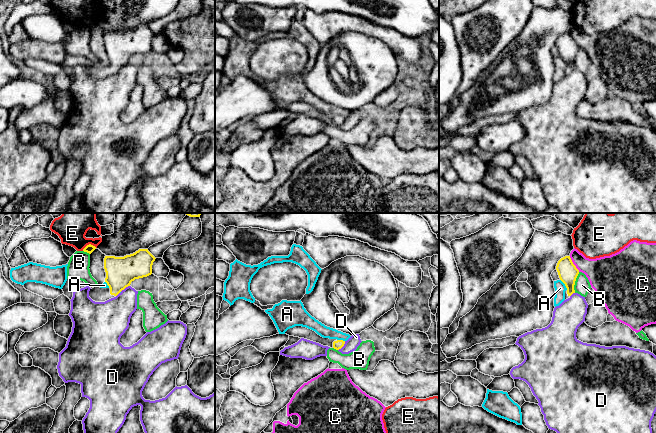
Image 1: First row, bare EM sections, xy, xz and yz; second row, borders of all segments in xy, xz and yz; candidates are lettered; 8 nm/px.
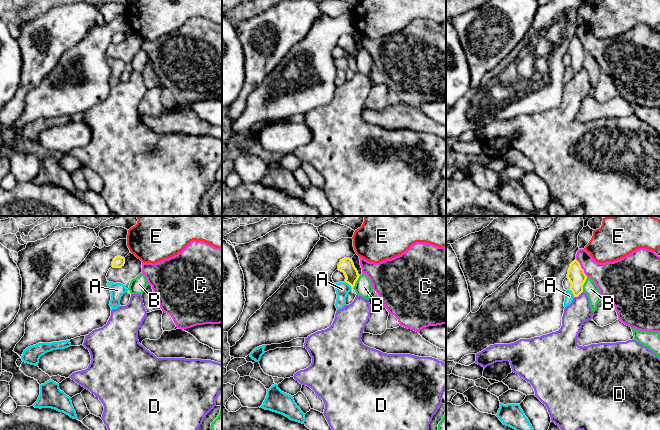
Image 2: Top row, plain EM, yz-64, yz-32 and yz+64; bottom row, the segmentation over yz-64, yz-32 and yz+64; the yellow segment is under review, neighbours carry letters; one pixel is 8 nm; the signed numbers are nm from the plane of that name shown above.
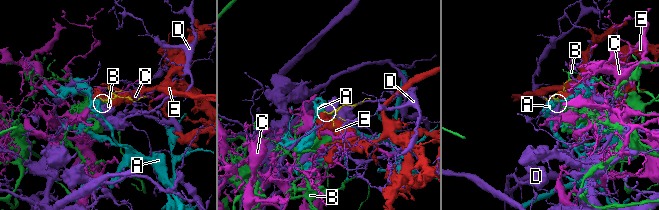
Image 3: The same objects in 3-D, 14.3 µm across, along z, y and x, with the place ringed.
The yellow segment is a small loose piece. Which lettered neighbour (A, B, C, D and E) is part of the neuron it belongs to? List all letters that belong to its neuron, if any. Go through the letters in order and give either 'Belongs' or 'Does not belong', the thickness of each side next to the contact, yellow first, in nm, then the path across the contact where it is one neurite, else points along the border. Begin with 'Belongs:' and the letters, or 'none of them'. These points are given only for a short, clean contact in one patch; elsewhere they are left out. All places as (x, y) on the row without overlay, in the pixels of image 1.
Belongs: none of them
A: Does not belong. Thickness 160 nm (yellow) against 90 nm. Boundary: yz (560, 55), (567, 65)
B: Does not belong. Thickness 160 nm (yellow) against 130 nm
C: Does not belong. Thickness 160 nm (yellow) against 260 nm. Boundary: yz (569, 32), (579, 47)
D: Does not belong. Thickness 240 nm (yellow) against 300 nm. Boundary: xy (129, 61), (116, 72)
E: Does not belong. Thickness 70 nm (yellow) against 180 nm. Boundary: xy (96, 23), (88, 20), (82, 26)

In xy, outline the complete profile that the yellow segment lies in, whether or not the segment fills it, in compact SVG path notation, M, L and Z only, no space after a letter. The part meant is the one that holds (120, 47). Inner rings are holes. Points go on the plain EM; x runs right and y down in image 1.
M139 25L124 33L105 32L105 58L109 63L94 63L90 65L89 73L95 78L105 78L116 73L135 55L151 51L155 35L148 25Z

